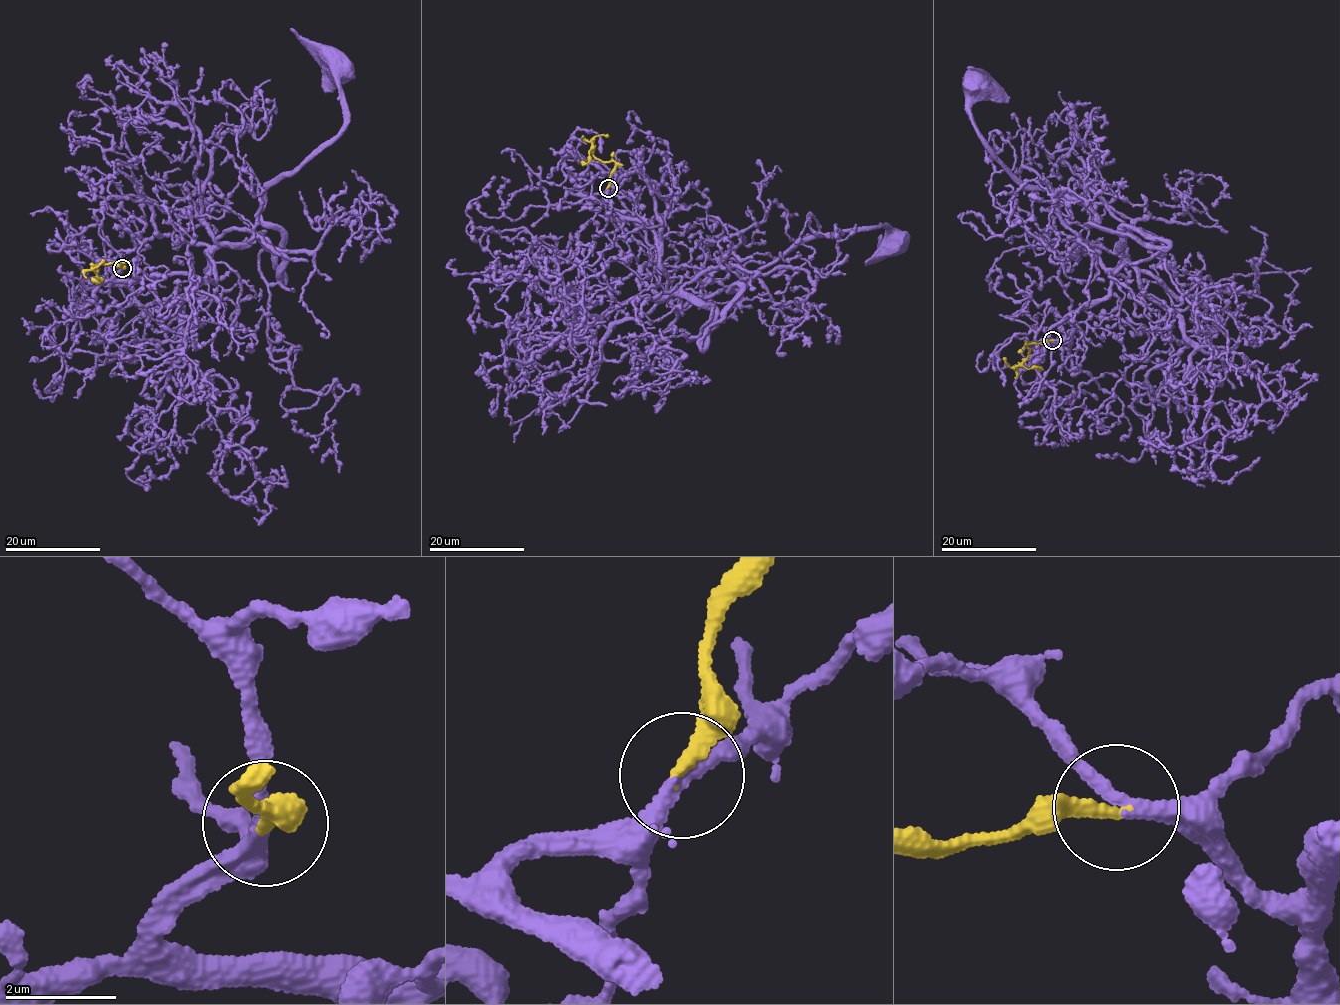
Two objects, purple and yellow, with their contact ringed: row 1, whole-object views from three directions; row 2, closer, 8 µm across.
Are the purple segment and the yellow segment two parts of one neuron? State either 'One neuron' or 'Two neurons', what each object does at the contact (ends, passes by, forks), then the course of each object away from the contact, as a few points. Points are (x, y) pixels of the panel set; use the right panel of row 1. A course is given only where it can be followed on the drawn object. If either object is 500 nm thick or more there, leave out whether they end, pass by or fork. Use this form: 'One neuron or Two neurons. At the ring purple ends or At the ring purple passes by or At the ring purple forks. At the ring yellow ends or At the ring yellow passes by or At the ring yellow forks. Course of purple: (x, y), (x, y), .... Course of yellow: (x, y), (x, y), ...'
One neuron. At the ring purple passes by. At the ring yellow ends. Course of purple: (1052, 340), (1068, 347), (1109, 293), (1125, 228), (1167, 245), (1006, 169), (975, 83). Course of yellow: (1052, 340), (1027, 343), (1025, 346), (1030, 350), (1022, 365), (1028, 368), (1039, 367)

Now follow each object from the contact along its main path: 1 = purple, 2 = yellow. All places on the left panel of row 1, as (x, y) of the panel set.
1: (122, 268), (114, 278), (212, 283), (210, 254), (257, 237), (283, 281), (263, 192), (341, 131), (344, 67)
2: (122, 268), (119, 266), (121, 261), (99, 263), (94, 266), (102, 280), (91, 278)

